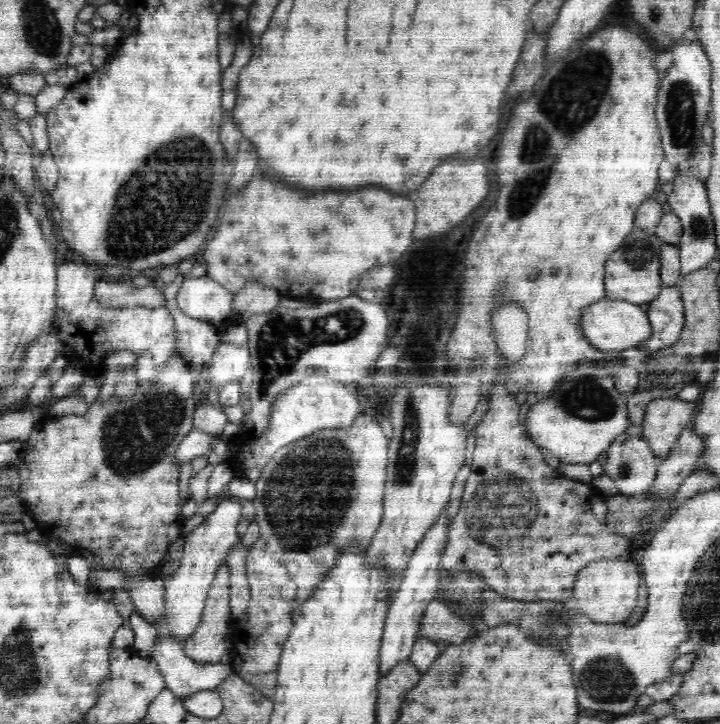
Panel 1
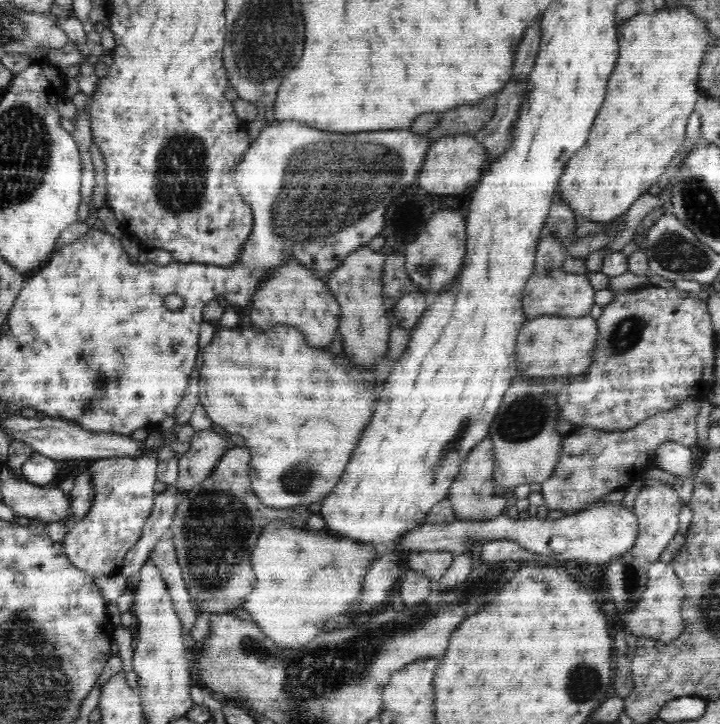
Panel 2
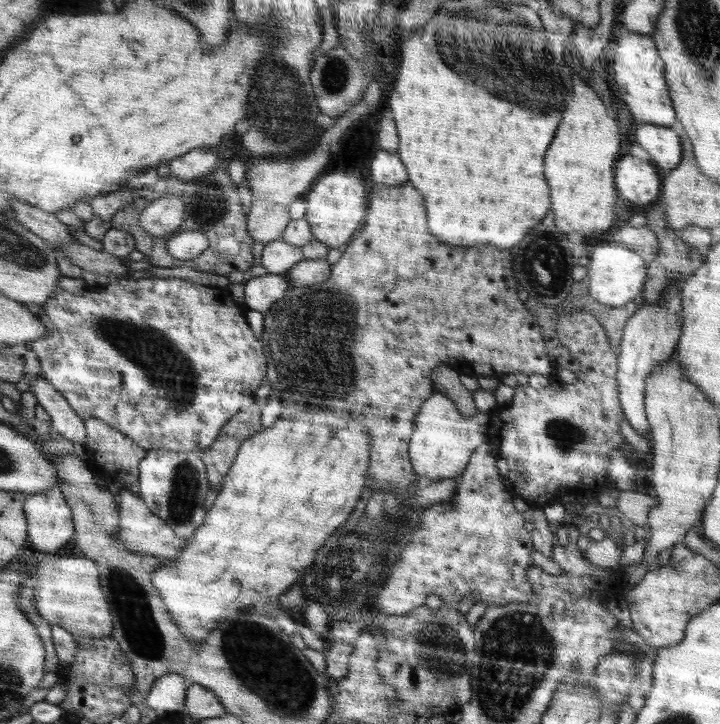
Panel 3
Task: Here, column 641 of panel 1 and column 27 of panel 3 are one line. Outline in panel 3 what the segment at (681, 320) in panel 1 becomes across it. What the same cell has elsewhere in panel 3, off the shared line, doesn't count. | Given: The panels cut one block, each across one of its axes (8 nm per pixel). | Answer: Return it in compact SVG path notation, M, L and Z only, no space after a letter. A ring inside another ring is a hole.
M150 277L136 280L126 278L115 279L102 288L87 289L79 296L56 286L52 296L44 304L39 305L42 306L44 314L39 315L38 319L46 327L46 336L30 340L27 346L38 357L42 370L40 377L64 396L66 402L80 418L104 420L108 426L122 432L123 436L128 436L137 446L144 448L147 452L160 448L171 452L189 451L200 455L213 444L214 440L217 440L222 427L232 416L255 404L254 392L260 388L266 374L266 364L264 364L266 356L264 356L261 342L248 326L245 308L228 294L228 289L204 286L177 277Z

